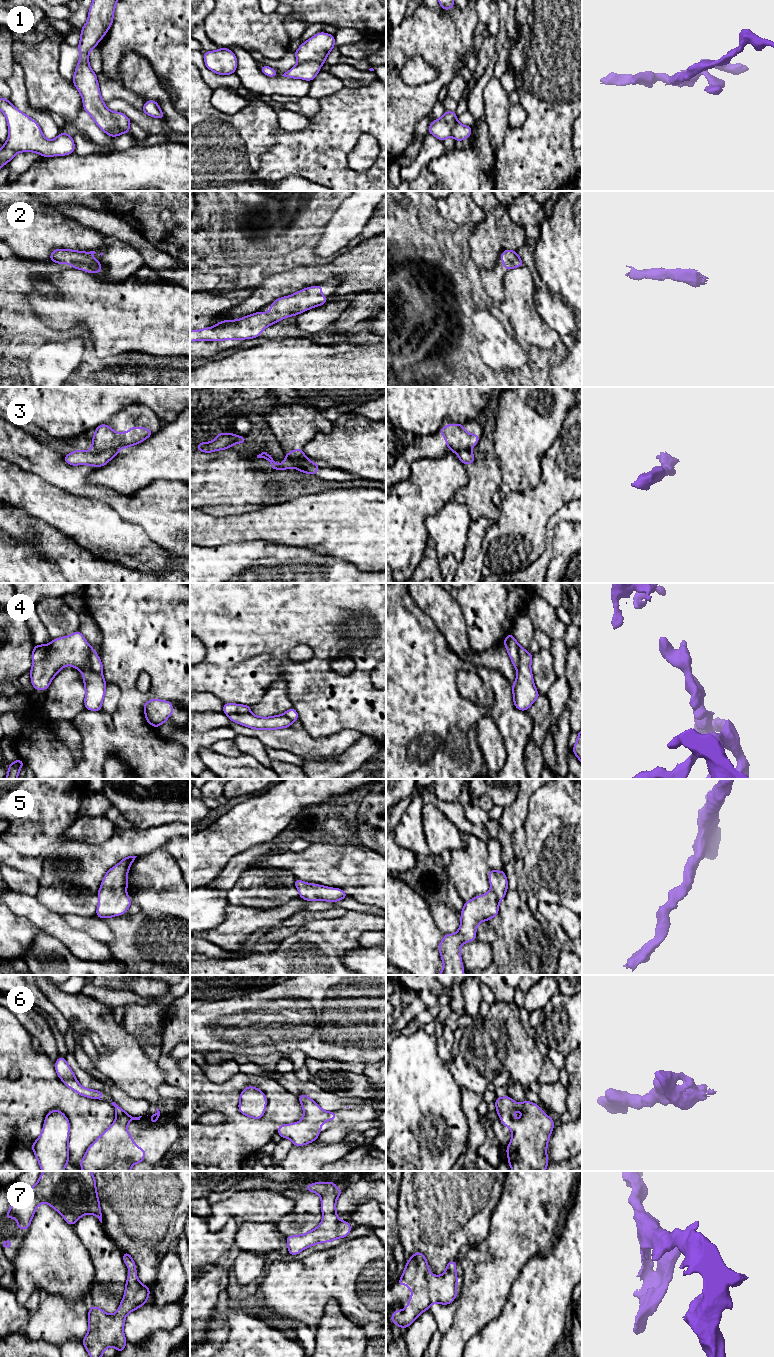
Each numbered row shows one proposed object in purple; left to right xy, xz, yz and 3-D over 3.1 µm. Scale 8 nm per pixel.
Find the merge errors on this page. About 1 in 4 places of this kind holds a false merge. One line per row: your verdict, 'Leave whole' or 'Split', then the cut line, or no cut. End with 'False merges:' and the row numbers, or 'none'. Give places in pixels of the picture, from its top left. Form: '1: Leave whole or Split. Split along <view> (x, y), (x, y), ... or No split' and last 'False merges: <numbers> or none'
1: Split. Split along xz (321, 63), (306, 61), (298, 64)
2: Leave whole. No split
3: Split. Split along xz (286, 458), (295, 467), (299, 467), (303, 462), (312, 463)
4: Leave whole. No split
5: Leave whole. No split
6: Leave whole. No split
7: Leave whole. No split
False merges: 1, 3

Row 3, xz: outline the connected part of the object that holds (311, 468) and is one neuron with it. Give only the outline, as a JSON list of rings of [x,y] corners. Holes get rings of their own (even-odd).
[[[303,462],[300,468],[295,468],[295,469],[298,469],[302,473],[316,475],[319,466],[320,464],[317,463]]]

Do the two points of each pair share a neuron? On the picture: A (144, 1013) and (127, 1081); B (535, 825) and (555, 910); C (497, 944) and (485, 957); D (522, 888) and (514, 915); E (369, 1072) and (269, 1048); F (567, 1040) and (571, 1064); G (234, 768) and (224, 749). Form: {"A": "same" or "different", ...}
{"A": "different", "B": "different", "C": "different", "D": "different", "E": "different", "F": "different", "G": "different"}

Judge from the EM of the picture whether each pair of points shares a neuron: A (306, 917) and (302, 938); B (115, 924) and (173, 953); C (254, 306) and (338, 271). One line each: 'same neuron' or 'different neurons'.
A: different neurons
B: same neuron
C: same neuron

